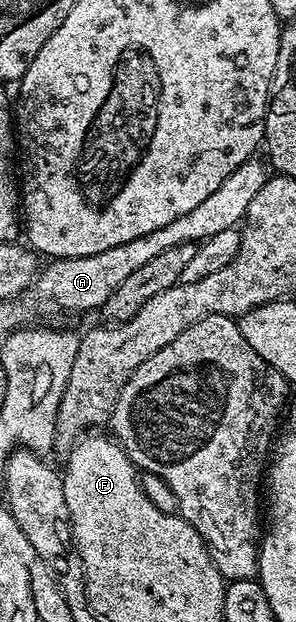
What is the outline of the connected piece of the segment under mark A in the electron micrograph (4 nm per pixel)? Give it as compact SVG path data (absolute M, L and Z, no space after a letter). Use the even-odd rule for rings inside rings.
M253 159L242 163L212 192L207 199L202 199L194 211L186 211L186 215L178 215L174 223L166 223L166 227L158 227L158 231L150 231L150 235L142 235L142 239L132 239L130 243L122 243L119 247L110 247L110 251L98 251L98 255L82 255L81 257L57 257L47 262L48 266L37 272L30 293L48 305L57 305L60 309L73 309L76 313L84 313L87 309L99 310L142 267L149 259L162 255L162 251L170 251L170 247L191 245L210 239L210 235L218 235L227 229L237 228L248 213L251 201L258 191L267 183L270 169L263 160Z

